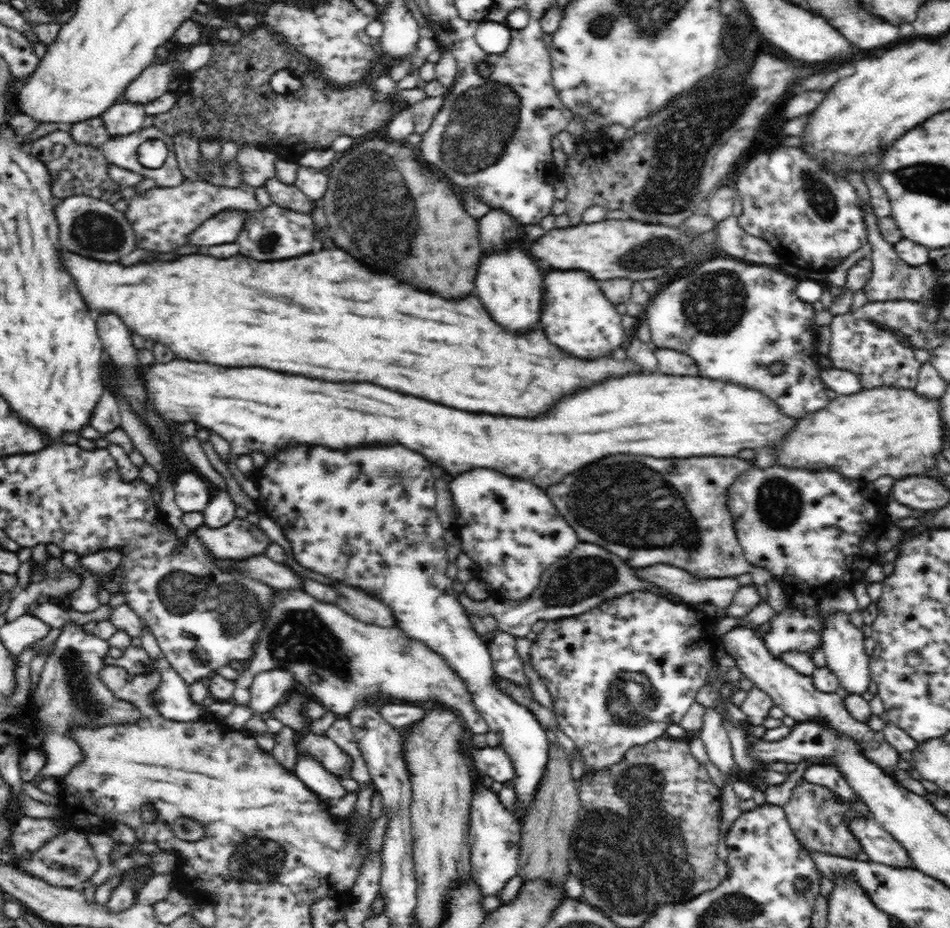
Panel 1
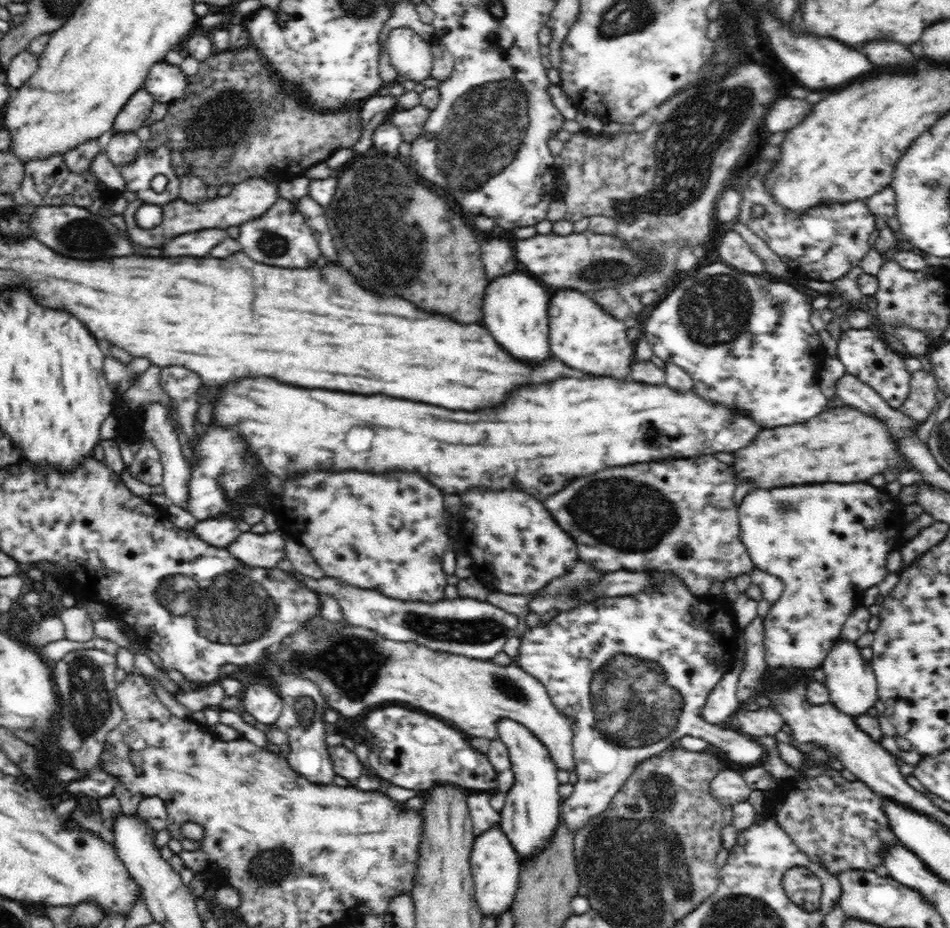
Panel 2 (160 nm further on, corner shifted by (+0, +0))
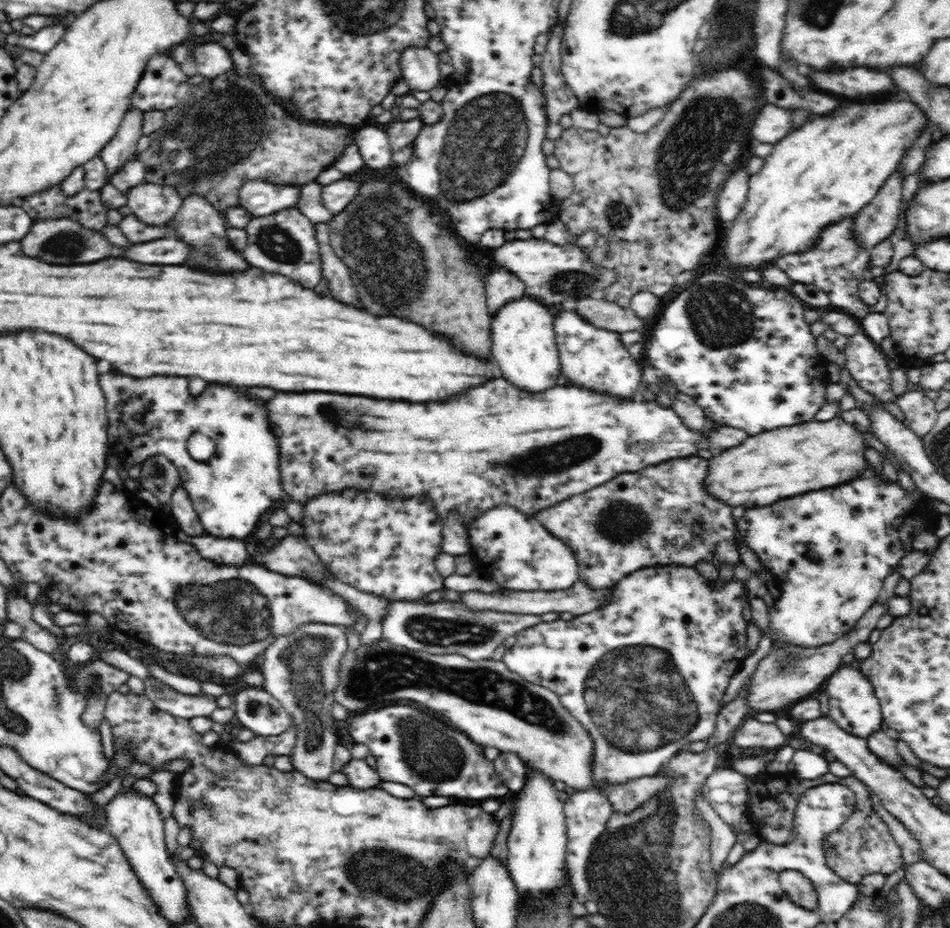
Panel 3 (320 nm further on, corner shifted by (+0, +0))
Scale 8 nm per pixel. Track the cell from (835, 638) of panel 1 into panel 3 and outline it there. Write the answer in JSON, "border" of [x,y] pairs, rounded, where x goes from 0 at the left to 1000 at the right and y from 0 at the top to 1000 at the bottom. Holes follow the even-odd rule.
{"border":[[[895,716],[882,718],[878,726],[868,736],[874,766],[872,767],[874,777],[882,781],[884,786],[897,791],[897,794],[914,796],[921,788],[928,786],[929,773],[927,760],[916,733],[912,732],[905,721],[899,721]]]}

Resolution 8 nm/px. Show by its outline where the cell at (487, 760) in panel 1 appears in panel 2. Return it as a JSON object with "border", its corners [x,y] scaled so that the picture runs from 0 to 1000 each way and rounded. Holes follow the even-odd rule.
{"border":[[[408,761],[402,765],[394,765],[383,776],[385,798],[389,801],[388,823],[394,832],[404,842],[409,842],[421,849],[429,849],[444,853],[453,851],[457,845],[477,845],[493,853],[520,853],[523,851],[523,832],[514,815],[503,810],[496,804],[494,794],[474,778],[465,778],[446,767],[429,765],[423,761]]]}

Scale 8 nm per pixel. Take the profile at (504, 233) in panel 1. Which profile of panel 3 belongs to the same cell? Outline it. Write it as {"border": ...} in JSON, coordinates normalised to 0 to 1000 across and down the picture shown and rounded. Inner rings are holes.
{"border":[[[516,289],[516,297],[511,300],[511,316],[513,319],[512,328],[514,336],[517,341],[522,341],[522,336],[539,325],[549,321],[553,317],[553,306],[539,294],[531,292],[526,289]]]}

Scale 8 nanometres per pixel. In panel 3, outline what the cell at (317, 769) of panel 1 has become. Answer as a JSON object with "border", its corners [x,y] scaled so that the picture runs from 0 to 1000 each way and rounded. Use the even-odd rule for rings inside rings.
{"border":[[[322,671],[311,681],[293,686],[277,703],[274,722],[279,732],[278,744],[292,752],[315,784],[306,814],[309,828],[332,842],[344,842],[352,833],[349,821],[356,794],[348,765],[354,741],[358,738],[358,713],[364,700],[366,690],[358,673]]]}

